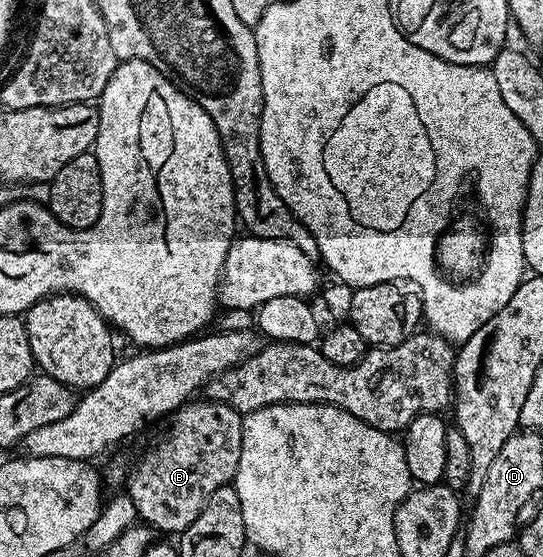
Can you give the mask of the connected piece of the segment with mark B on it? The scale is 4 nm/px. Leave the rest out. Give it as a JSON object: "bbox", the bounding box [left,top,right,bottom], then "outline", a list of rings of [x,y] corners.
{"bbox":[128,397,242,533],"outline":[[[205,397],[197,401],[187,401],[169,416],[166,432],[143,453],[128,475],[128,492],[138,510],[137,518],[149,525],[155,532],[174,531],[181,533],[204,509],[204,501],[216,493],[216,489],[227,486],[236,473],[240,461],[240,441],[242,440],[242,416],[236,409],[214,399]]]}

